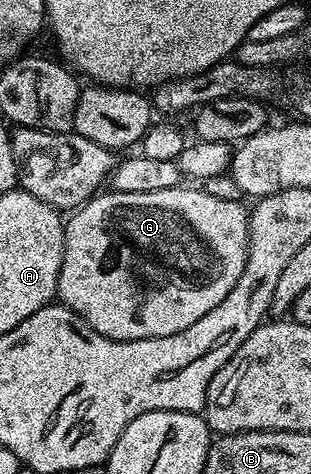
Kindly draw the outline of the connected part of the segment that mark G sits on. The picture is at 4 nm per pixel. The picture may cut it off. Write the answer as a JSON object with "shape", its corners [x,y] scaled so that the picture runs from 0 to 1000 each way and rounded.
{"shape":[[[576,395],[569,399],[531,399],[527,403],[450,403],[447,407],[328,403],[293,416],[289,422],[273,424],[270,430],[254,432],[248,441],[222,451],[219,464],[209,468],[206,546],[193,555],[180,627],[196,641],[212,643],[244,665],[257,665],[257,673],[270,673],[270,681],[283,681],[283,690],[296,690],[296,698],[322,698],[322,707],[334,707],[347,715],[373,715],[376,719],[434,719],[437,715],[489,715],[492,711],[566,707],[579,698],[592,698],[592,690],[617,690],[617,681],[630,681],[630,673],[656,673],[656,665],[669,665],[669,656],[682,656],[682,648],[704,643],[740,620],[746,605],[759,605],[759,589],[772,589],[772,580],[785,576],[785,555],[797,546],[797,521],[804,519],[804,451],[794,435],[778,435],[781,426],[775,422],[736,424],[733,420],[695,420],[695,411],[669,411],[659,397],[650,395],[624,395],[637,399],[598,397]]]}

